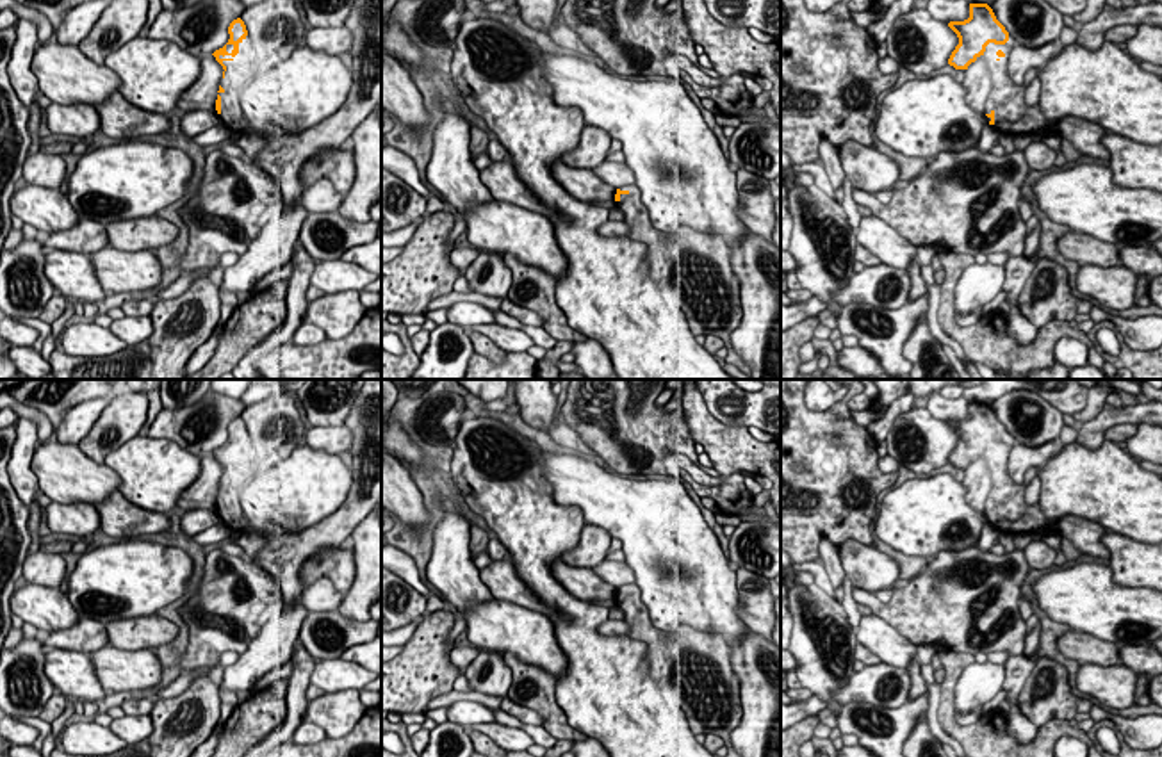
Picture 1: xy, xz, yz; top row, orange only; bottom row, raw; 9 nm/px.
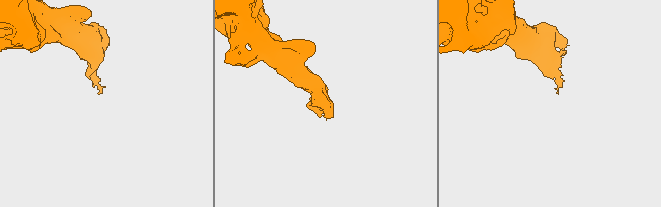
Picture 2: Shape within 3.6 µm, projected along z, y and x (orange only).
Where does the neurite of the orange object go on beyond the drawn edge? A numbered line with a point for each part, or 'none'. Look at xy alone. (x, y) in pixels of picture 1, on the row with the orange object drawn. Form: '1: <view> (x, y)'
1: xy (232, 116)

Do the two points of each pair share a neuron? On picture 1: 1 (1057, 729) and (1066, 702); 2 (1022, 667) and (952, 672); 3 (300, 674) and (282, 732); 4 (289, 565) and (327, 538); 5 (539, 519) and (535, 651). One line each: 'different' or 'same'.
1: different
2: different
3: same
4: same
5: different

